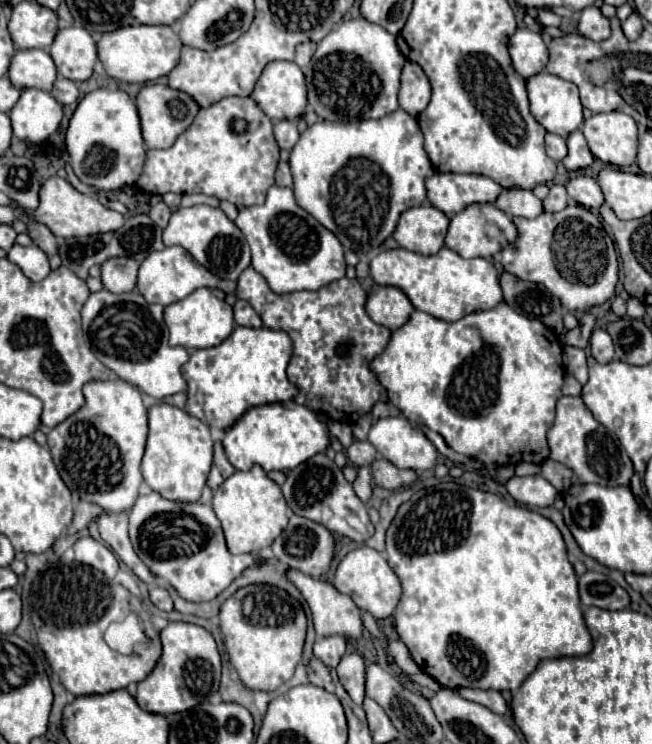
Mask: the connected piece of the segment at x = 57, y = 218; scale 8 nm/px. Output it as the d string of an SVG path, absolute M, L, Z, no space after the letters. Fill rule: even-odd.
M49 177L43 183L43 191L39 191L39 211L33 213L35 221L41 221L51 229L53 235L59 237L79 237L79 235L95 235L95 233L111 233L123 227L125 217L119 211L105 209L97 199L91 195L83 195L69 185L69 181L61 177Z

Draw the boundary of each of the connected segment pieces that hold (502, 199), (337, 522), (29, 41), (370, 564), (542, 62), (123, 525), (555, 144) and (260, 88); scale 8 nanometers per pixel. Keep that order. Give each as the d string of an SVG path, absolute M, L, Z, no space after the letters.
M507 189L503 191L495 205L507 213L509 217L527 217L535 219L543 213L543 201L533 195L533 191L523 191L523 189Z
M319 453L301 463L297 469L289 471L281 489L287 505L295 515L323 523L329 531L337 531L357 543L363 543L373 535L373 523L369 521L367 507L353 493L353 487L347 483L341 469L325 453Z
M21 1L13 7L9 33L19 49L45 49L55 39L57 15L35 1Z
M357 547L355 551L347 553L337 571L335 571L335 579L333 579L333 587L343 593L343 595L349 595L353 599L353 603L361 609L361 611L367 611L371 613L375 619L385 619L393 613L393 609L397 607L399 603L399 597L401 597L401 583L397 579L397 575L391 571L391 567L387 565L385 557L371 549L371 547Z
M517 29L509 39L509 53L513 67L525 79L541 73L547 67L549 51L541 33L529 29Z
M119 513L119 515L103 515L99 521L99 533L103 537L105 543L109 543L109 547L117 553L117 557L121 557L121 561L145 583L155 581L155 575L151 573L151 569L137 557L137 553L131 547L129 535L127 535L127 515Z
M547 133L545 137L545 143L547 143L547 155L553 159L553 161L563 161L565 155L567 155L567 143L563 137L559 135L553 135L553 133Z
M273 61L263 69L251 97L271 121L299 119L307 107L305 75L293 61Z

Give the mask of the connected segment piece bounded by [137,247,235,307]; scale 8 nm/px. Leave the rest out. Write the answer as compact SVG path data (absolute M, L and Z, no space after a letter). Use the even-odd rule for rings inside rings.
M165 247L163 251L151 253L139 267L139 279L137 279L137 289L149 303L161 303L163 307L185 299L193 291L209 287L209 289L223 289L227 293L233 293L233 283L227 279L221 279L207 271L203 265L199 267L195 259L183 249L183 247Z

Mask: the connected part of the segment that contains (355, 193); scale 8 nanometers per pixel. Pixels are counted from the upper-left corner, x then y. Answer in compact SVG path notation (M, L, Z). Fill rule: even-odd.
M397 109L381 119L367 119L357 123L343 121L317 121L305 133L291 151L291 173L295 181L295 199L299 207L315 215L315 219L327 227L345 249L357 255L375 253L387 237L393 235L403 211L421 207L427 199L425 179L431 177L433 165L423 147L423 133L415 117Z

